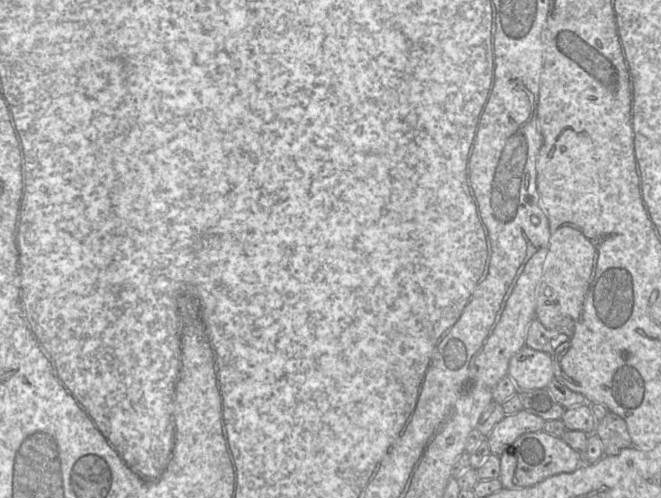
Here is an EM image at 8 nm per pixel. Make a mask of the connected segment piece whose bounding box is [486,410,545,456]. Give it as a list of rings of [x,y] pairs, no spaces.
[[[525,410],[505,415],[486,436],[492,455],[500,456],[519,436],[543,431],[545,420]]]

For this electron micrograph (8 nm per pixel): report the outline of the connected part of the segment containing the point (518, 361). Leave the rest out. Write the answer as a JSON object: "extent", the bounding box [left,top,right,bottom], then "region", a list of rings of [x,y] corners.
{"extent":[508,346,554,391],"region":[[[525,346],[511,357],[508,376],[519,391],[547,388],[554,380],[552,357]]]}

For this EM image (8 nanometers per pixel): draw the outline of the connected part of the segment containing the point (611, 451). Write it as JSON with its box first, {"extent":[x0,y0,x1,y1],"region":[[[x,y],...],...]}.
{"extent":[594,411,632,456],"region":[[[609,411],[595,427],[594,433],[602,442],[604,456],[615,455],[632,447],[626,422],[614,412]]]}

